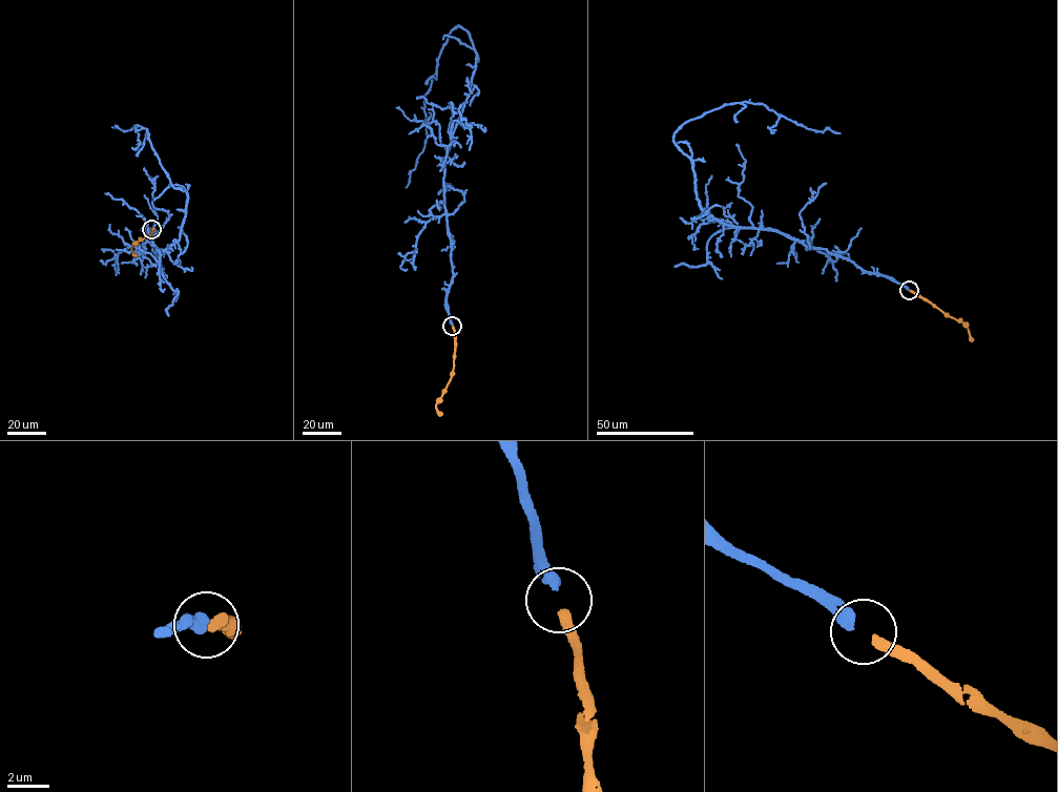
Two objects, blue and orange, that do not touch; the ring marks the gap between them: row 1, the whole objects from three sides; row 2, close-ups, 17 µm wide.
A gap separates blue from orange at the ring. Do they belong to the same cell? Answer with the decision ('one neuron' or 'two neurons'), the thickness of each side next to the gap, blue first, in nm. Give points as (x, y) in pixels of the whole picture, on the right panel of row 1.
one neuron | 550/440 nm

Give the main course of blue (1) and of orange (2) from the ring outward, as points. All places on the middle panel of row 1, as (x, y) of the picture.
1: (452, 325), (444, 165), (476, 56), (459, 25), (424, 98), (427, 138), (406, 187)
2: (452, 326), (453, 374), (436, 405), (441, 415)

